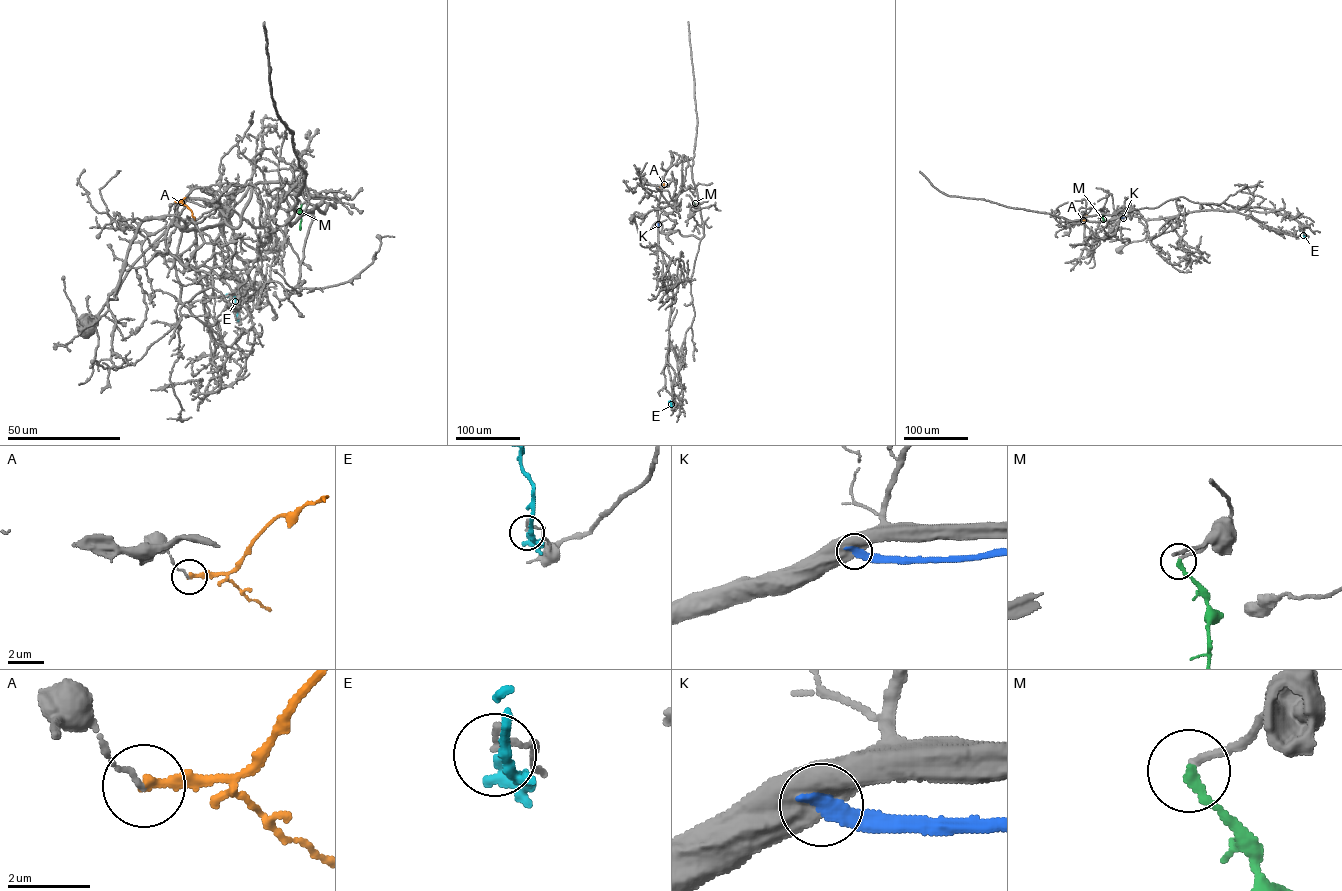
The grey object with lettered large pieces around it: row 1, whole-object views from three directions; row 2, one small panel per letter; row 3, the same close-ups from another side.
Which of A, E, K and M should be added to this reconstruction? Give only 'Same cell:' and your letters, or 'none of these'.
Same cell: none of these

